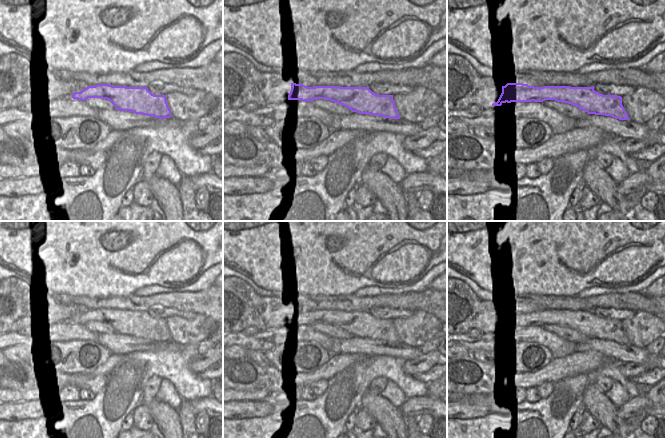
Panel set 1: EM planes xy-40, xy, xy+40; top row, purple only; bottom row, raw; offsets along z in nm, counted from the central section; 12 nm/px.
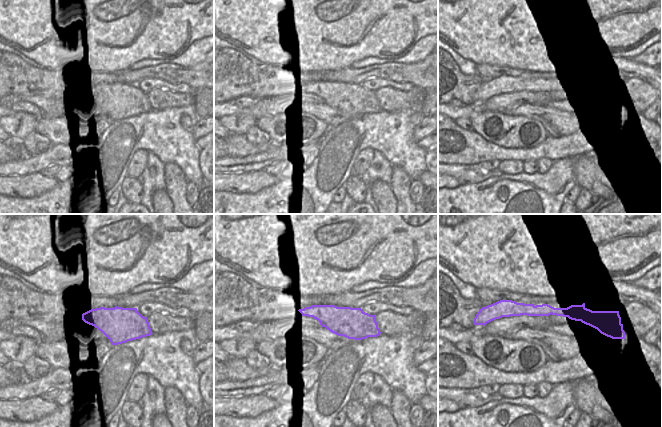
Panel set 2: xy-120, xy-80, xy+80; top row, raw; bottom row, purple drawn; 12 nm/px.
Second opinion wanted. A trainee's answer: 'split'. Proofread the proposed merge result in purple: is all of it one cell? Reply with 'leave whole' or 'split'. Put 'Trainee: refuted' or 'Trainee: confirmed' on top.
Trainee: refuted
leave whole

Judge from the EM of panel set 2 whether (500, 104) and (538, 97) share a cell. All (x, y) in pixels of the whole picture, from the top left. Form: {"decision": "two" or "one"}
{"decision": "one"}

